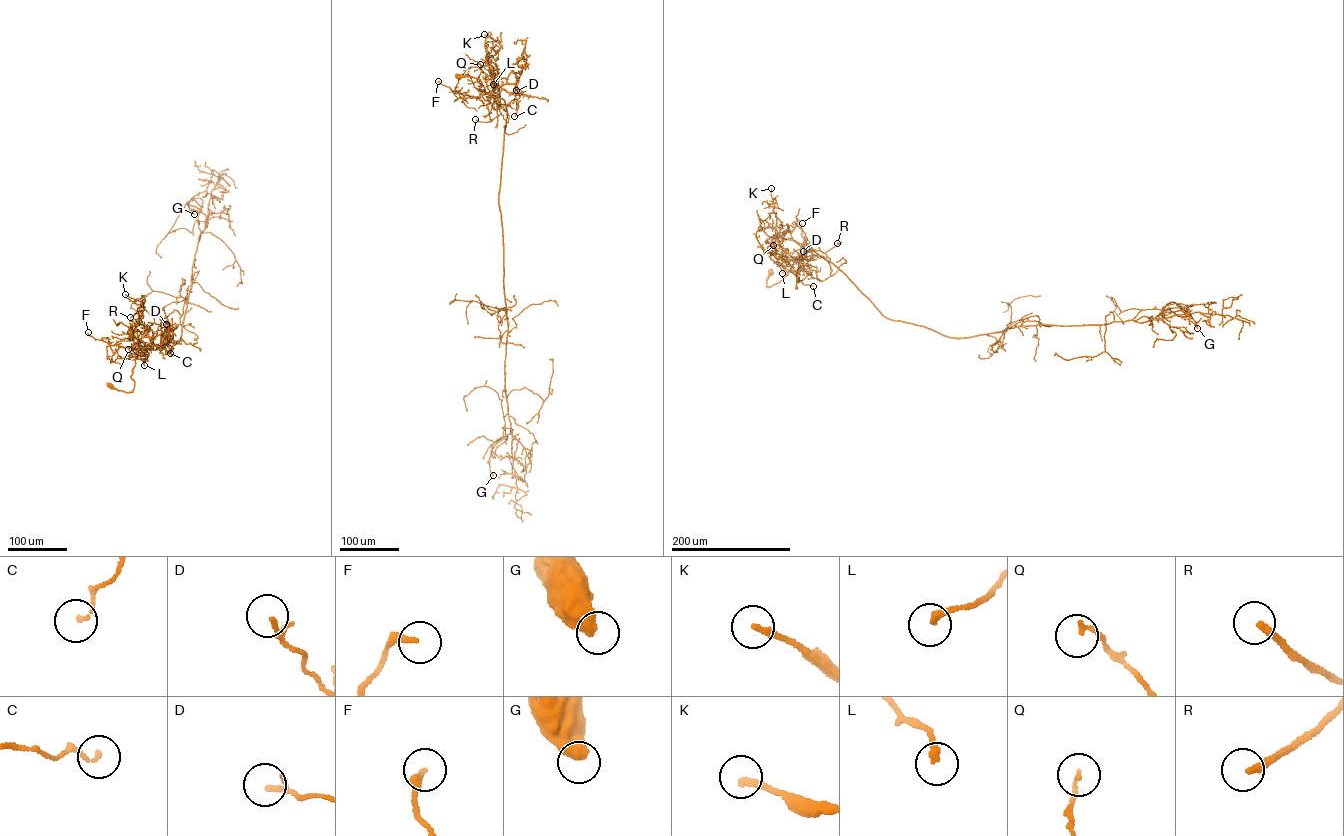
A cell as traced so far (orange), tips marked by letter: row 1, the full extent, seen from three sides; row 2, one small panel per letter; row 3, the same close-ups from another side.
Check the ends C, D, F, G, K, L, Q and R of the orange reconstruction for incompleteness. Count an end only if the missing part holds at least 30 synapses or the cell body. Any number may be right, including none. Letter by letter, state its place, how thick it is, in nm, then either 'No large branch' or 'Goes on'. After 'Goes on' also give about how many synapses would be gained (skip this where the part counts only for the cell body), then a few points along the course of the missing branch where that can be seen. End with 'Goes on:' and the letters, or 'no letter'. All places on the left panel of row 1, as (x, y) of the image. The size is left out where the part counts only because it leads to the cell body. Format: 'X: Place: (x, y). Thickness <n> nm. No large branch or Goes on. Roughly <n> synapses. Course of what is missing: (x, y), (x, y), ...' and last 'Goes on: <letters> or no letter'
C: Place: (170, 353). Thickness 140 nm. No large branch
D: Place: (166, 324). Thickness 120 nm. No large branch
F: Place: (88, 332). Thickness 240 nm. No large branch
G: Place: (194, 214). Thickness 550 nm. No large branch
K: Place: (125, 294). Thickness 190 nm. No large branch
L: Place: (144, 365). Thickness 240 nm. No large branch
Q: Place: (128, 349). Thickness 140 nm. No large branch
R: Place: (130, 317). Thickness 240 nm. No large branch
Goes on: no letter

